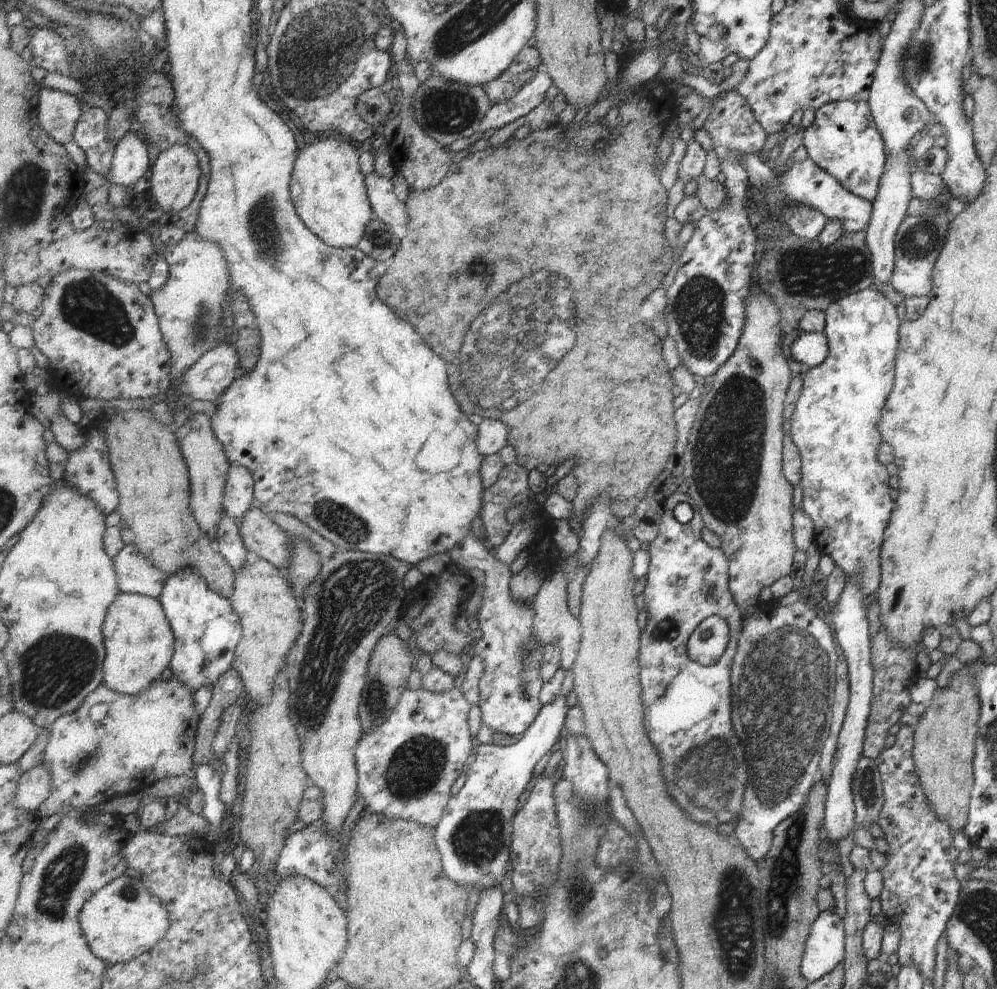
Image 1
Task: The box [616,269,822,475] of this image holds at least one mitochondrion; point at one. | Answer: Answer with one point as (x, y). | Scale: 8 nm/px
(700, 307)

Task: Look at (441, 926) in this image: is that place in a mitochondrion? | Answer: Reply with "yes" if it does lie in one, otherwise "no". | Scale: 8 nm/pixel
no

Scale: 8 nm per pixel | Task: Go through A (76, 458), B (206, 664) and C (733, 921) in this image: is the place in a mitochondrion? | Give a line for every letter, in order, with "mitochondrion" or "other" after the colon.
A: other
B: mitochondrion
C: mitochondrion

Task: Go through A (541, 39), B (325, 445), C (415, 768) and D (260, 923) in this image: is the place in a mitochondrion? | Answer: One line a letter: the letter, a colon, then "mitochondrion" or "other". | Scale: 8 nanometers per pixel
A: other
B: other
C: mitochondrion
D: other

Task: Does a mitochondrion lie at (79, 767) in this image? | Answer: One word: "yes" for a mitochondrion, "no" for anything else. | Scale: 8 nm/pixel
yes

